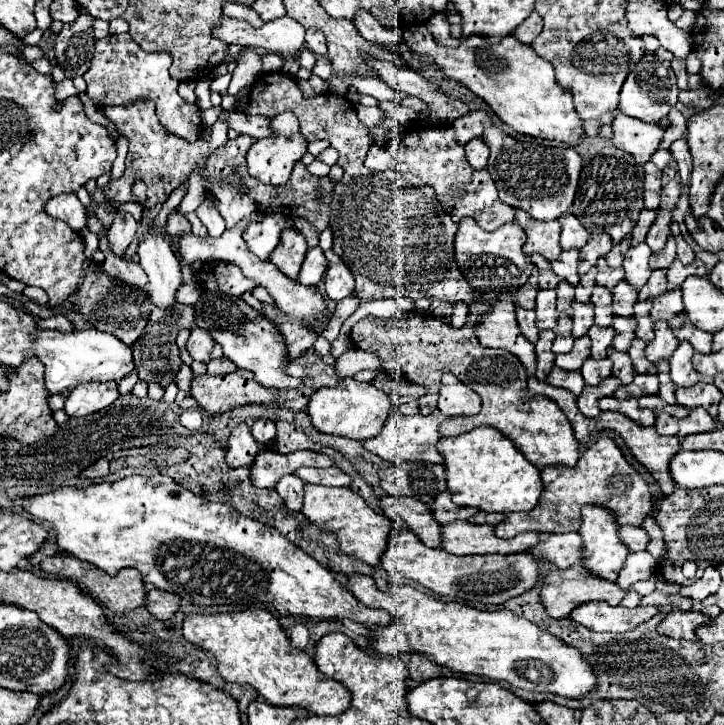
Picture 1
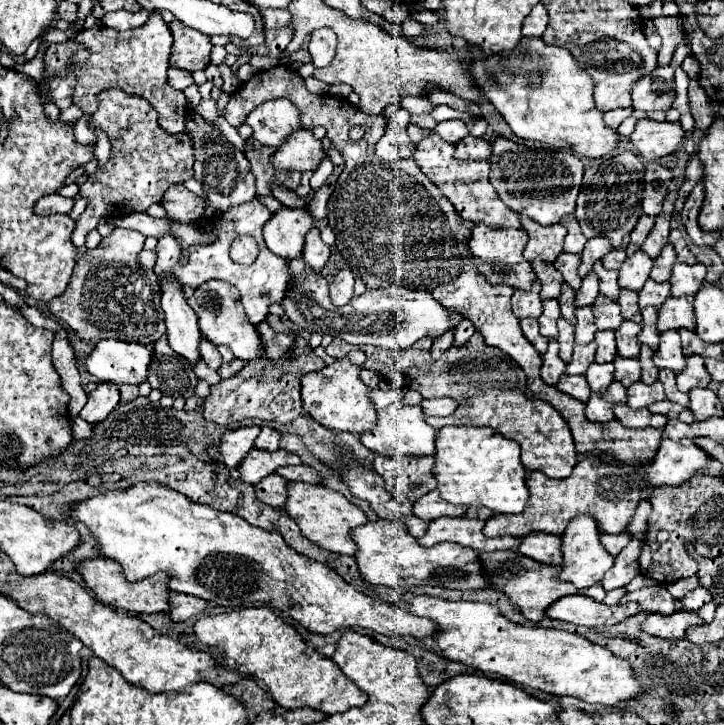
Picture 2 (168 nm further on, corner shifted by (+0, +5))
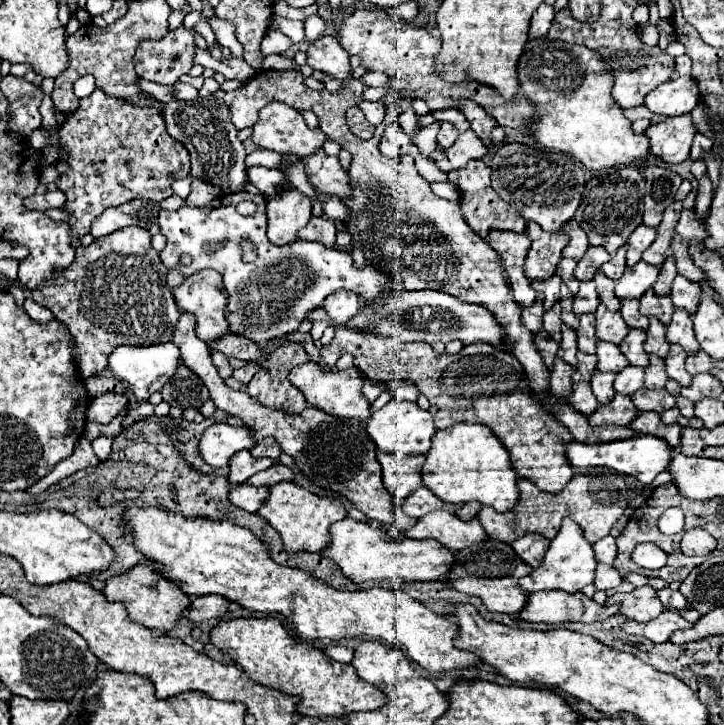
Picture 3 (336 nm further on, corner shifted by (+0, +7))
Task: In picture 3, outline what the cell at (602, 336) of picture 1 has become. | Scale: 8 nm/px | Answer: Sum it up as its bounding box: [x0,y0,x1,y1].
[596,341,630,373]

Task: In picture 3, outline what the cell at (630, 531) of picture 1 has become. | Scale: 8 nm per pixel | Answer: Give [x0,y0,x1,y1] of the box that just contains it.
[592,535,616,565]

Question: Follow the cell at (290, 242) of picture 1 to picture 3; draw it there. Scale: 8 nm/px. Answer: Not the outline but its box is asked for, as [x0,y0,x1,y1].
[266,187,312,245]

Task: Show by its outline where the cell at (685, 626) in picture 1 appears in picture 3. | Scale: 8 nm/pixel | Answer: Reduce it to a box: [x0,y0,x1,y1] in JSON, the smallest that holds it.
[622,611,692,643]

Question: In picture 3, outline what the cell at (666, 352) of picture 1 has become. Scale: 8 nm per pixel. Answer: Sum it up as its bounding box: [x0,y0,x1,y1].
[666,345,692,387]

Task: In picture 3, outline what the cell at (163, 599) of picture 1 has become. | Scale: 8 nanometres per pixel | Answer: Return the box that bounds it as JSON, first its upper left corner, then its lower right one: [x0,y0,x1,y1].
[186,595,230,621]

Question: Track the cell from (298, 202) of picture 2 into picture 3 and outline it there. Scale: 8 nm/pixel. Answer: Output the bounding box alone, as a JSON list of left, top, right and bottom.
[246,167,288,195]

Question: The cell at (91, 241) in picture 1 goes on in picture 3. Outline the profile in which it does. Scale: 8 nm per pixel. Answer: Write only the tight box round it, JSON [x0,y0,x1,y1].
[56,89,190,239]

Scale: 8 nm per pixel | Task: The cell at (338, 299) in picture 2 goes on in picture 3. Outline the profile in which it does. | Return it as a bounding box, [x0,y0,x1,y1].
[324,291,358,327]

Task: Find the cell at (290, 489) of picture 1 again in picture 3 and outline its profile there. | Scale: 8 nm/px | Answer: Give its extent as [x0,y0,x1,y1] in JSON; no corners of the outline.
[230,485,268,513]

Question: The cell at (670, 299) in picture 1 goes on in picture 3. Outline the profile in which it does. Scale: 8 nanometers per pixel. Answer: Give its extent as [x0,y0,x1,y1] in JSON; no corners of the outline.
[666,309,700,355]

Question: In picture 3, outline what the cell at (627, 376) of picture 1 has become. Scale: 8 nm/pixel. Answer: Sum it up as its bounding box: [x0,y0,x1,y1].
[614,367,644,395]

